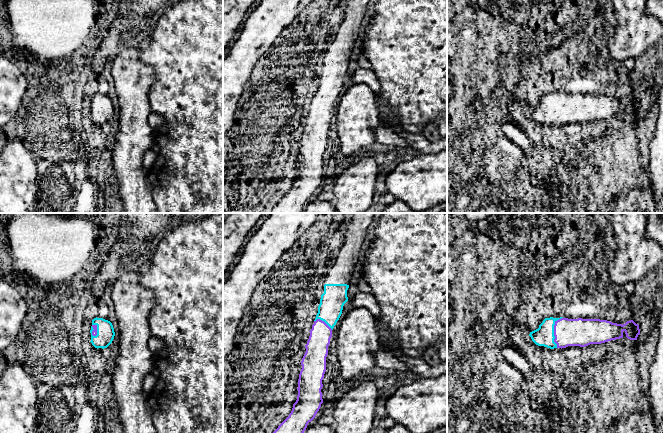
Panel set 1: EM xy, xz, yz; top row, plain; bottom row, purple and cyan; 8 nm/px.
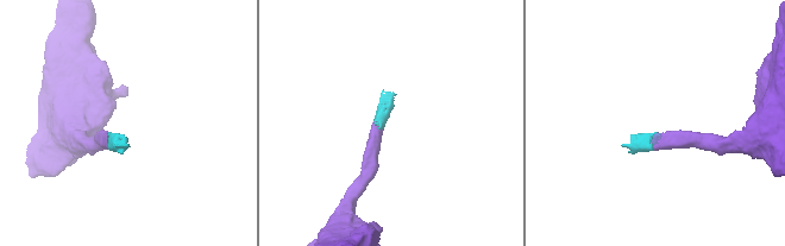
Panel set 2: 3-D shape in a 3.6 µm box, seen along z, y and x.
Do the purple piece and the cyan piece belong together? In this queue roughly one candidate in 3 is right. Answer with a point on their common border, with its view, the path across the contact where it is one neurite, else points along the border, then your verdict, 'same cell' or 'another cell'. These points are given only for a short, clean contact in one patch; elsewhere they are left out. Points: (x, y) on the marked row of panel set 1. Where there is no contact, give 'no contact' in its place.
contact yz (554, 331); way yz (580, 332), (554, 331), (544, 336); same cell

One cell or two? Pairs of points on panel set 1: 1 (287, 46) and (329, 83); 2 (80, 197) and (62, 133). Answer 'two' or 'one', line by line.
1: two
2: one

